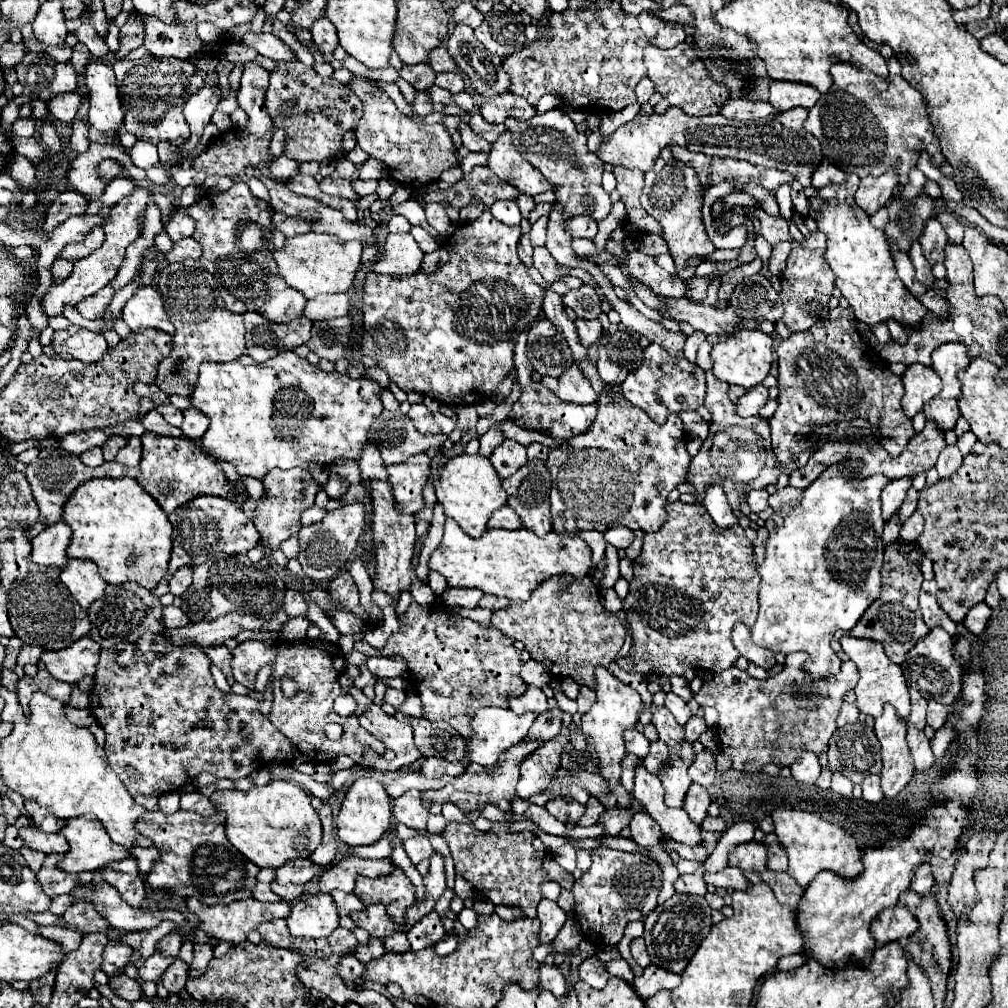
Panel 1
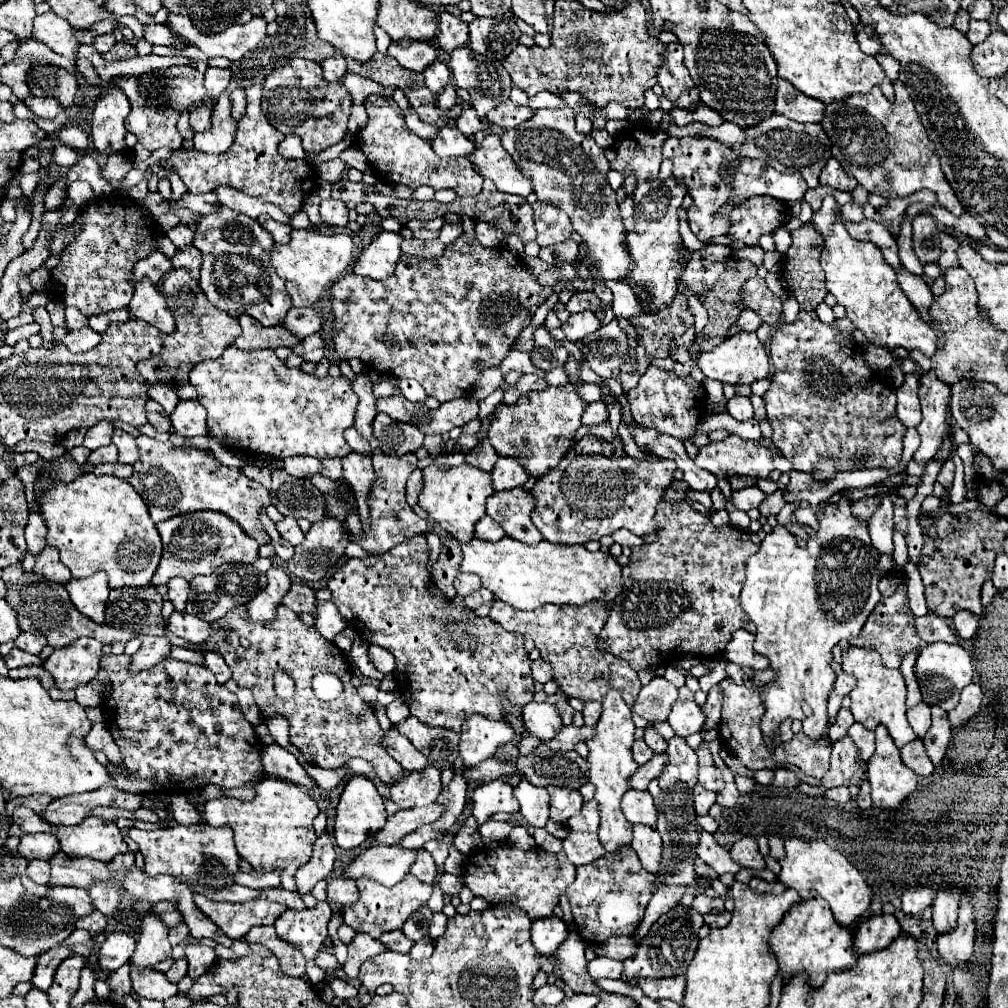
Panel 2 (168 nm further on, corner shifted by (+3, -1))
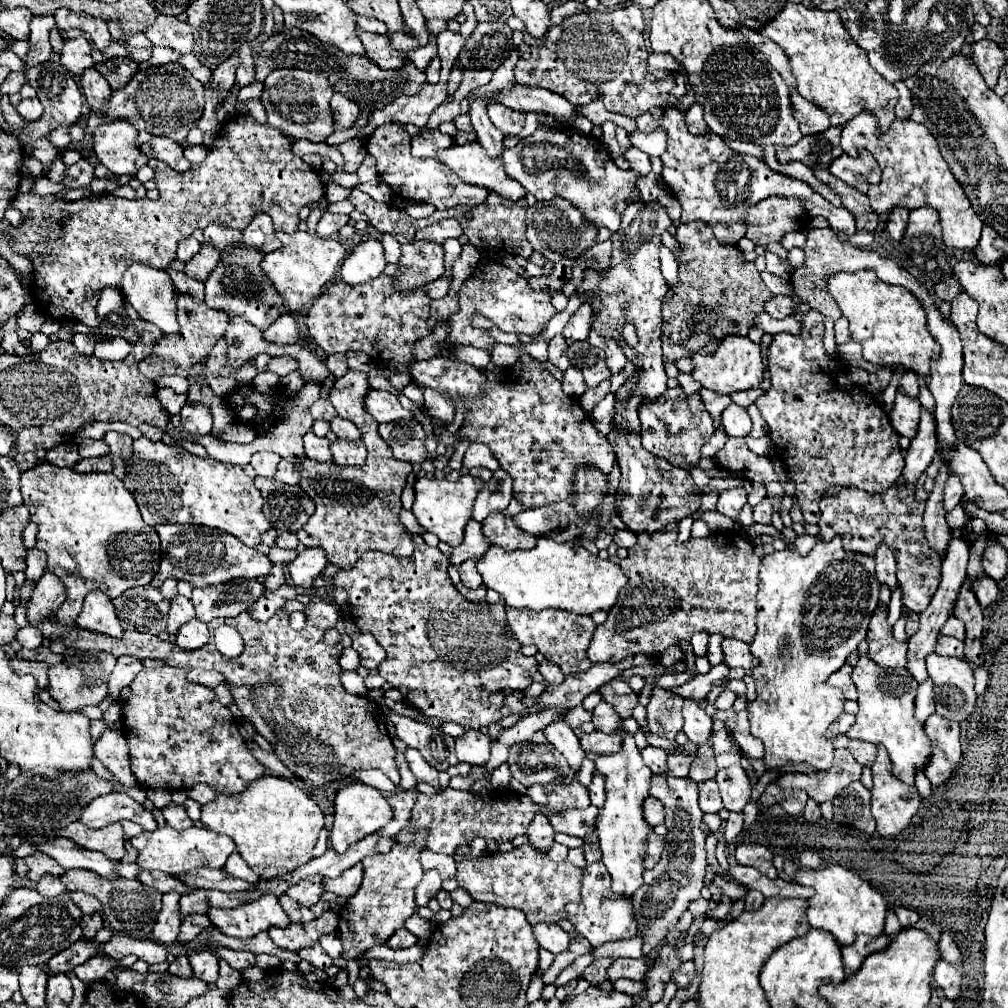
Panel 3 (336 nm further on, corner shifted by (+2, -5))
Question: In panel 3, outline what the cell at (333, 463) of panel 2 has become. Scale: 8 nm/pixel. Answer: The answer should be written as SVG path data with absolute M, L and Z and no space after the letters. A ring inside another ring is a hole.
M307 432L303 436L305 440L305 454L317 462L333 462L331 458L331 450L329 450L329 440L327 438L319 438L313 432Z

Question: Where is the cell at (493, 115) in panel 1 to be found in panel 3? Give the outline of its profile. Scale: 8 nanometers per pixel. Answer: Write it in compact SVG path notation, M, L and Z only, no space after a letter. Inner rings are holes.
M489 104L489 118L507 138L517 136L525 126L525 114L511 110L503 104Z

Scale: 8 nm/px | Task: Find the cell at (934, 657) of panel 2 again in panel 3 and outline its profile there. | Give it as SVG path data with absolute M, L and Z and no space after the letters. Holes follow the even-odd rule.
M933 652L927 656L927 672L933 680L937 714L953 722L967 720L977 700L971 664L965 658L943 658Z

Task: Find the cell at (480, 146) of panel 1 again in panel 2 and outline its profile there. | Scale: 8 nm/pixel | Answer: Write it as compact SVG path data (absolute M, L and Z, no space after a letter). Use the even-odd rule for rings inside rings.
M448 124L446 128L438 130L432 138L432 150L438 156L468 156L468 152L474 150L474 142L466 138L454 124Z

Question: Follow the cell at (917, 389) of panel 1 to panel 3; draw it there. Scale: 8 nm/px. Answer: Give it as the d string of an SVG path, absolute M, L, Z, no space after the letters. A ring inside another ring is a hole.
M897 392L897 400L893 404L893 410L891 410L891 424L895 426L895 430L901 434L901 436L907 436L907 438L913 438L917 434L917 426L919 426L919 410L921 410L921 404L919 404L919 398L913 398L913 396L907 396L905 392Z

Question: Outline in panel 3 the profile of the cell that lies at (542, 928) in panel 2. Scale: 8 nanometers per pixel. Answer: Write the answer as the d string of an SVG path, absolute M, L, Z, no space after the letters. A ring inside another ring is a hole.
M541 922L541 924L533 926L533 934L535 934L539 946L553 952L553 954L567 950L567 946L571 942L571 936L565 930L561 930L557 924Z

